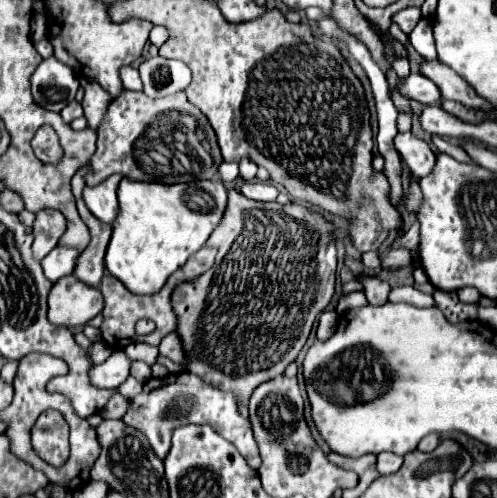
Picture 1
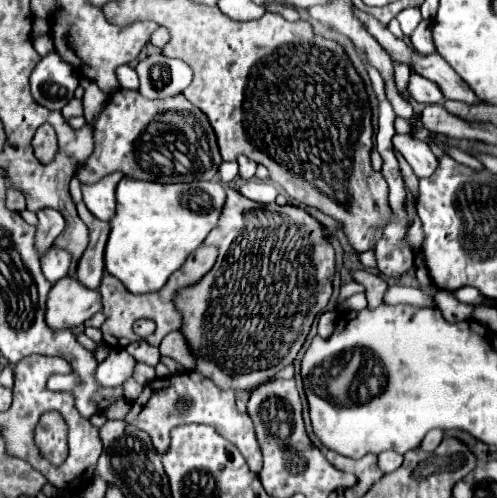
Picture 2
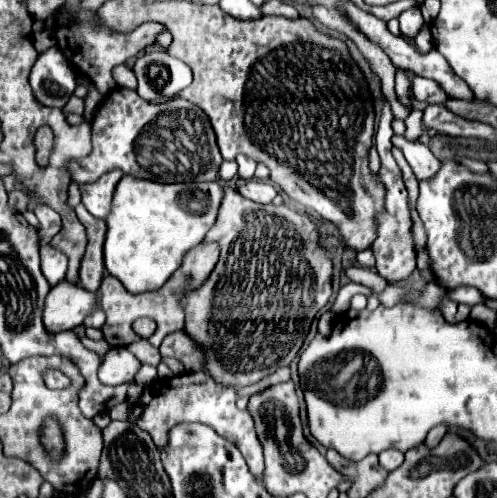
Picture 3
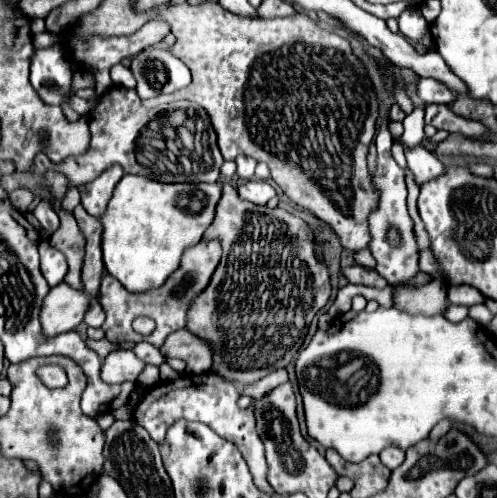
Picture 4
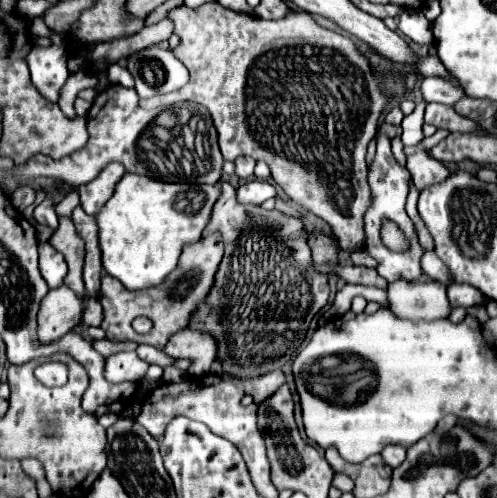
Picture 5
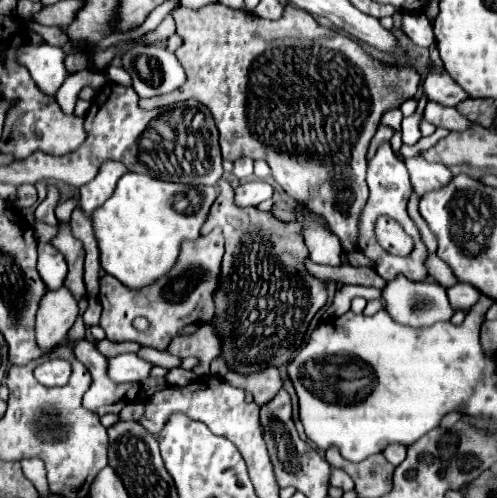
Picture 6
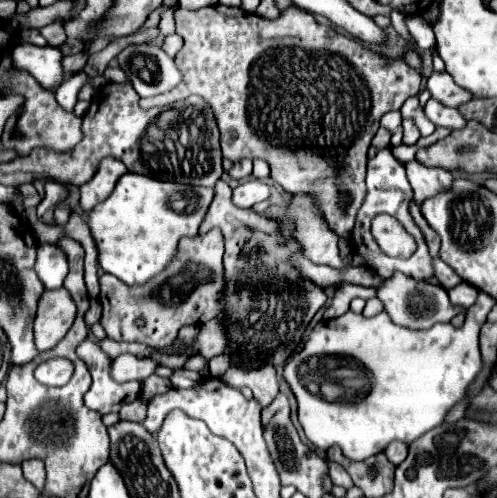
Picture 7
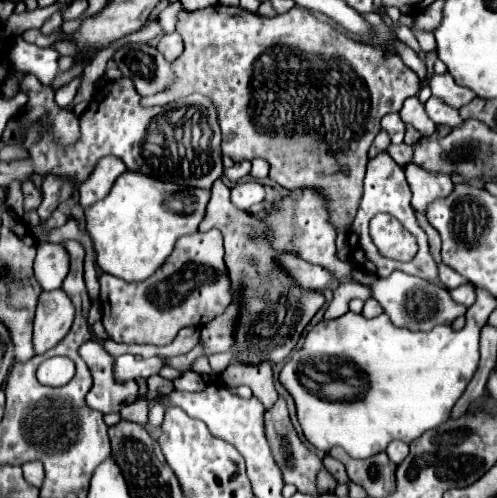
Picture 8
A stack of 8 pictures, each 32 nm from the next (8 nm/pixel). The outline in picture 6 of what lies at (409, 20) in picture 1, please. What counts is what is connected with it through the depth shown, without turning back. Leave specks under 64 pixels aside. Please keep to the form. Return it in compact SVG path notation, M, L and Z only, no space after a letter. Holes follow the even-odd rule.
M402 12L402 32L418 46L432 46L432 22L422 12Z

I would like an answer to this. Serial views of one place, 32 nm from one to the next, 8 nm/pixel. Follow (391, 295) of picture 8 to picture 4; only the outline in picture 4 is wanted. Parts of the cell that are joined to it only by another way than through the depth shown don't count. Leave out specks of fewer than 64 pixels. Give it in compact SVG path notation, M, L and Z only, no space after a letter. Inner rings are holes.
M430 280L422 288L394 286L394 306L408 308L408 312L424 312L428 316L446 310L446 284L442 280Z

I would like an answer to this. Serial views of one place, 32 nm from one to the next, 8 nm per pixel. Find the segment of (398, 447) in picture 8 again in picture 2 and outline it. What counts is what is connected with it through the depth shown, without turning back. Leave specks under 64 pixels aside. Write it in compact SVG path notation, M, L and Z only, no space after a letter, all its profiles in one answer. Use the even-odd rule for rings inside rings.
M392 450L378 454L378 468L380 468L384 474L390 474L390 472L394 472L394 470L400 468L400 466L402 466L402 456L400 456L400 454L396 454L396 452L392 452Z

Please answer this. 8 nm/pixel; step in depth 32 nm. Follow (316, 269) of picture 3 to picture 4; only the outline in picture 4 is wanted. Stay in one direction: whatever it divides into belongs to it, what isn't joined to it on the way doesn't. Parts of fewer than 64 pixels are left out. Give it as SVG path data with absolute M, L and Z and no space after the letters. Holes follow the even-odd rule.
M230 184L222 186L216 220L204 234L204 240L220 240L222 258L210 278L210 284L192 298L186 314L186 328L210 344L212 374L232 384L246 386L278 368L288 366L294 360L312 318L330 298L330 270L326 260L318 256L316 234L304 218L278 206L268 208L242 200Z

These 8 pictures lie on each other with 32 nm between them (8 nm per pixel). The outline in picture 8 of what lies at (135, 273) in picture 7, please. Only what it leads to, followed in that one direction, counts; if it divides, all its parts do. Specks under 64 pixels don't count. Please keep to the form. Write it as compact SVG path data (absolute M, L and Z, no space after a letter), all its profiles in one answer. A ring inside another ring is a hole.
M124 172L110 194L86 210L86 230L94 242L98 266L126 282L144 282L166 264L180 236L198 230L208 202L210 190L184 188L146 174Z

